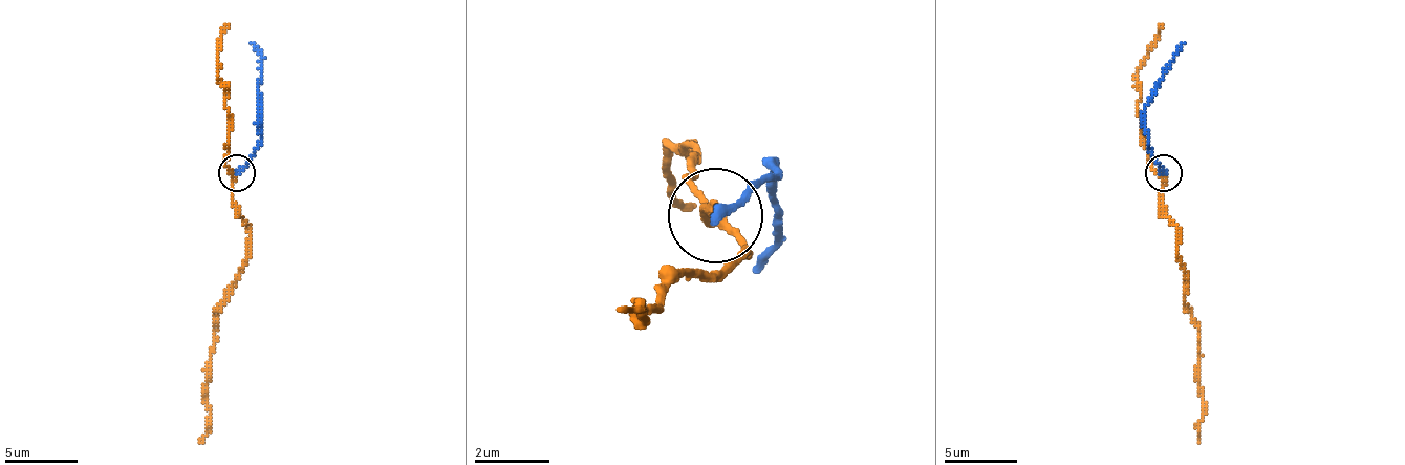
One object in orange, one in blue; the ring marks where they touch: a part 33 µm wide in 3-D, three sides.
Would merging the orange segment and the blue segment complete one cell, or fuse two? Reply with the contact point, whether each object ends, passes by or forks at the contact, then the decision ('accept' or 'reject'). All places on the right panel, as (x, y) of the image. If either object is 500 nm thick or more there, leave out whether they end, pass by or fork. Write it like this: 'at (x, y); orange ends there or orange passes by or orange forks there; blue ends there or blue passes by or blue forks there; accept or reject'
at (1164, 172); orange passes by; blue ends there; accept

